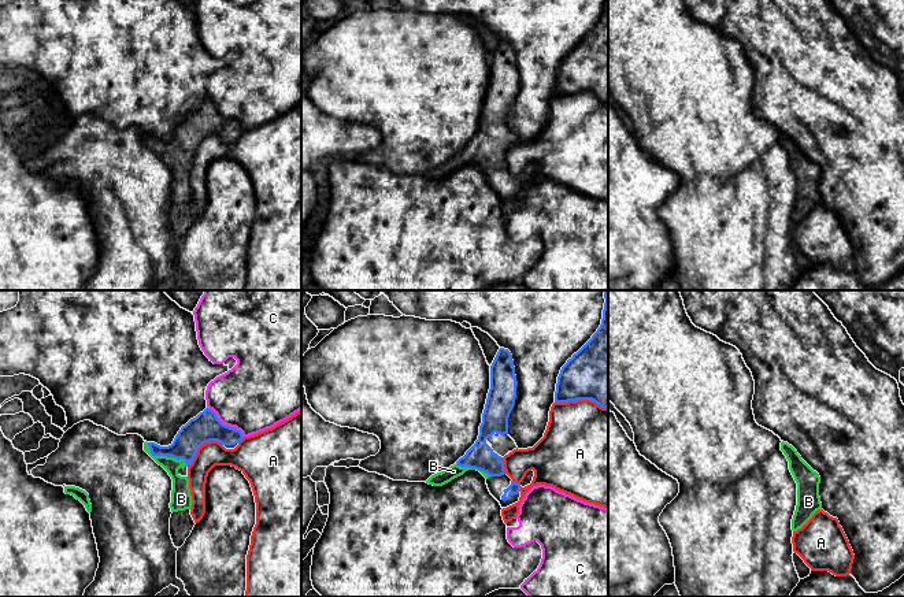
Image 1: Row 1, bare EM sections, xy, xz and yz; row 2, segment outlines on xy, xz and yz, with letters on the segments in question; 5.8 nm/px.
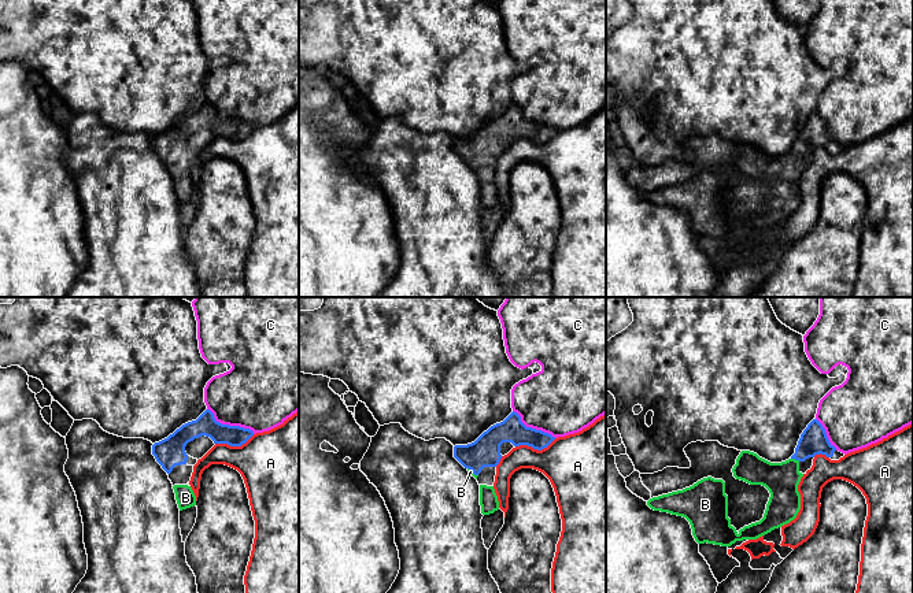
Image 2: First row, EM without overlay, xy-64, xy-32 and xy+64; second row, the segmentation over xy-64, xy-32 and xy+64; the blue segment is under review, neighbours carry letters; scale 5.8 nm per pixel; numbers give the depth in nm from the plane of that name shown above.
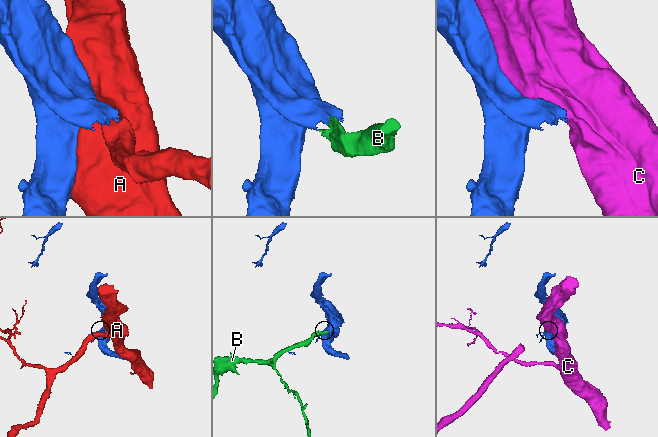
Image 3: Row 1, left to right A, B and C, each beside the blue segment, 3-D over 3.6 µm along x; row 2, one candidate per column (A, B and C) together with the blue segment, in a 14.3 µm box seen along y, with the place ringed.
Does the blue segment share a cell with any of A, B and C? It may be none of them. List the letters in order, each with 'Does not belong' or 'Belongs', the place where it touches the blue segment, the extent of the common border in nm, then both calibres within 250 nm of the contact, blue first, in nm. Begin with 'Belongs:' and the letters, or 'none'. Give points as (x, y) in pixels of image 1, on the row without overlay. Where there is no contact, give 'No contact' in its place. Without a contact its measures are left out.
Belongs: B
A: Does not belong. Touches blue at xz (581, 92). Shared border 320 nm. Thickness 400 nm (blue) against 460 nm
B: Belongs. Touches blue at xy (166, 148). Shared border 280 nm. Thickness 160 nm (blue) against 110 nm
C: Does not belong. Touches blue at xy (225, 118). Shared border 280 nm. Thickness 170 nm (blue) against 420 nm

